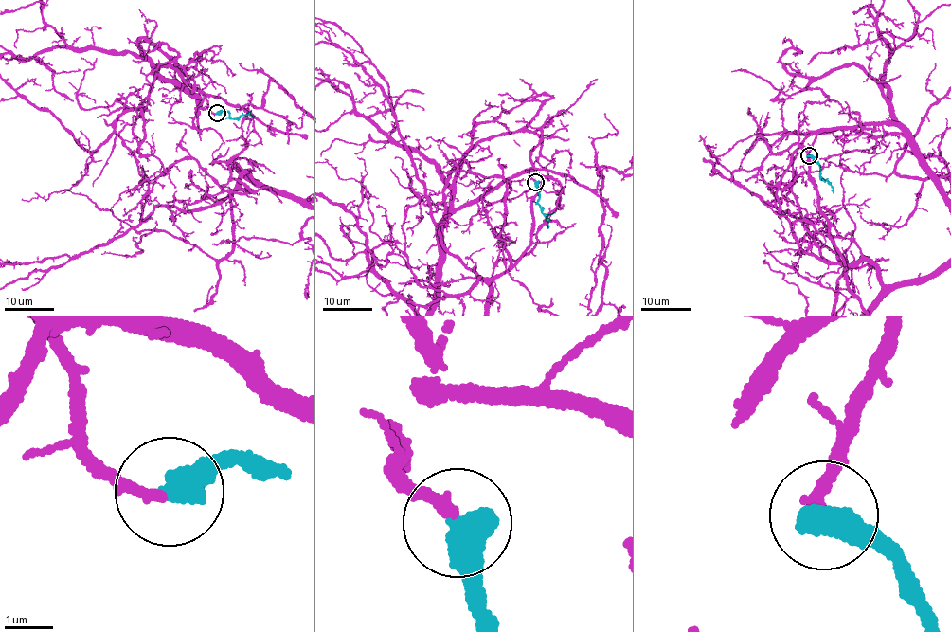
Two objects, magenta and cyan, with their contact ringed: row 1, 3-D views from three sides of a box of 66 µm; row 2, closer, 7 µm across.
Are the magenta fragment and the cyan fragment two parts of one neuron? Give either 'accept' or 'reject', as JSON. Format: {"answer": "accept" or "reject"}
{"answer": "accept"}

